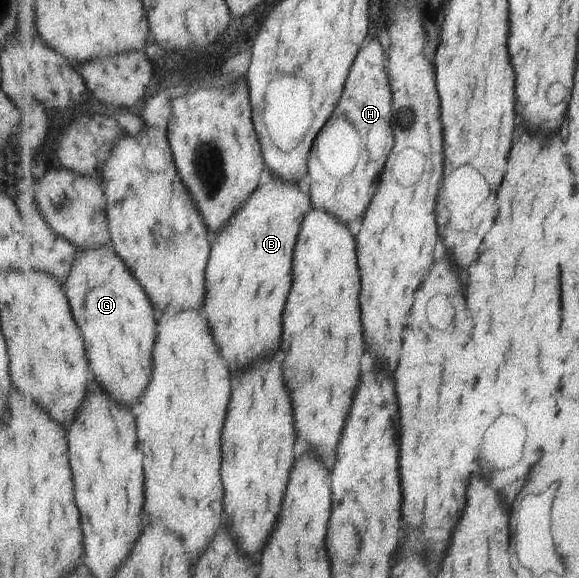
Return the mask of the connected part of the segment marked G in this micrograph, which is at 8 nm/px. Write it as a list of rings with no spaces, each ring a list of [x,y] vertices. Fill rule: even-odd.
[[[106,246],[96,250],[78,249],[72,267],[73,271],[67,283],[67,297],[73,305],[73,315],[77,317],[77,323],[85,333],[85,345],[89,349],[89,361],[93,365],[97,381],[115,401],[121,401],[121,405],[131,407],[141,401],[151,381],[151,371],[153,371],[151,351],[157,337],[155,311],[149,303],[147,293],[139,285],[134,273],[131,273],[130,267],[112,247]]]

